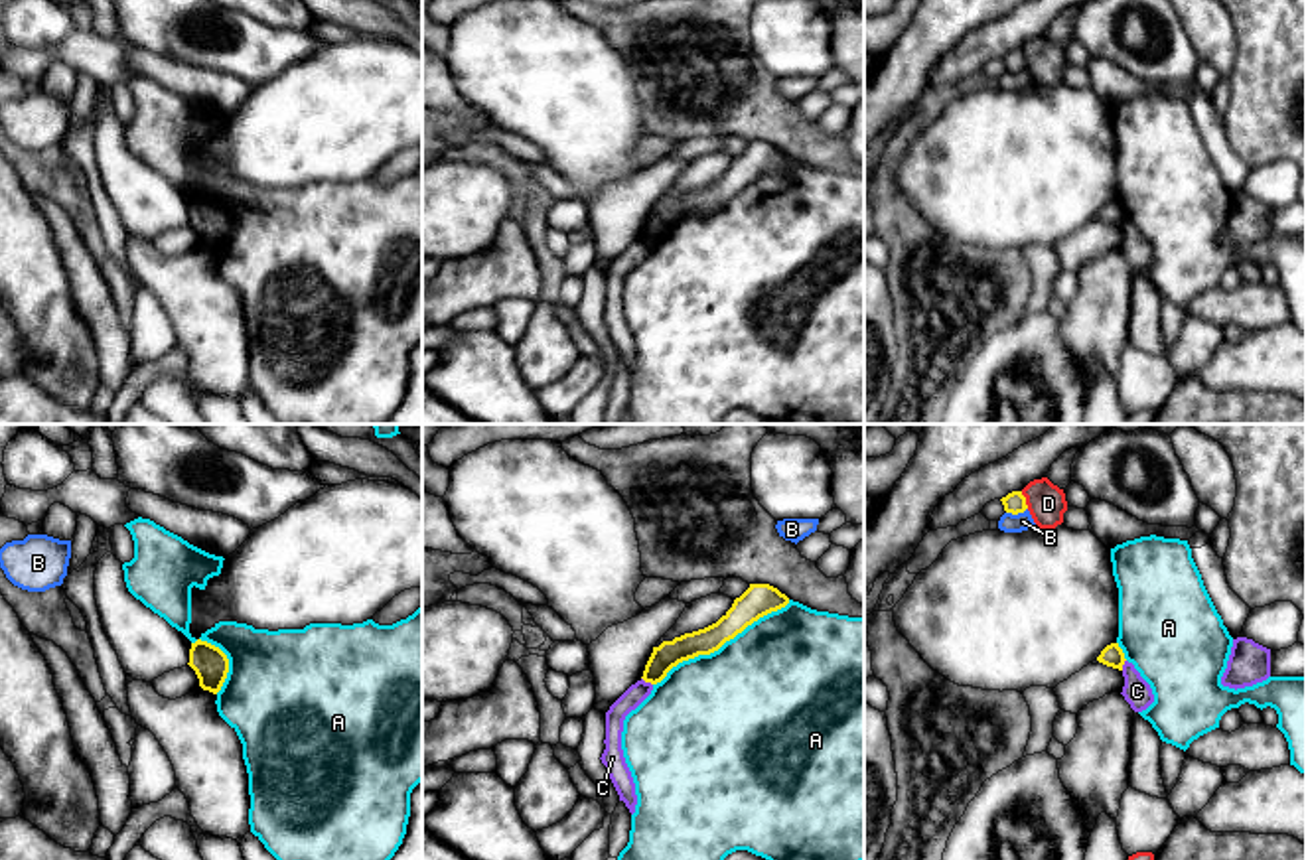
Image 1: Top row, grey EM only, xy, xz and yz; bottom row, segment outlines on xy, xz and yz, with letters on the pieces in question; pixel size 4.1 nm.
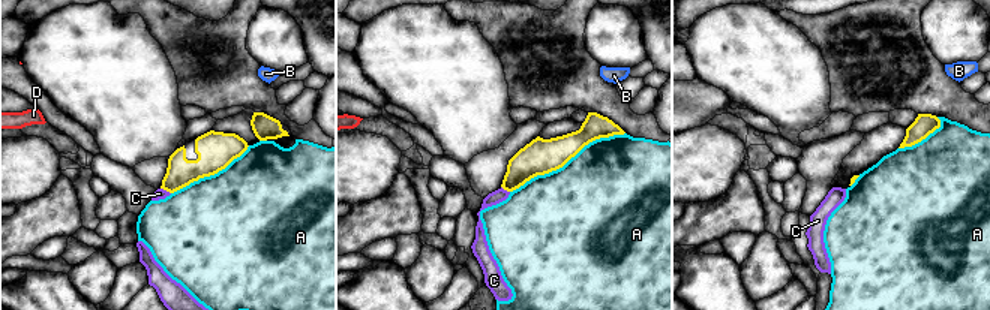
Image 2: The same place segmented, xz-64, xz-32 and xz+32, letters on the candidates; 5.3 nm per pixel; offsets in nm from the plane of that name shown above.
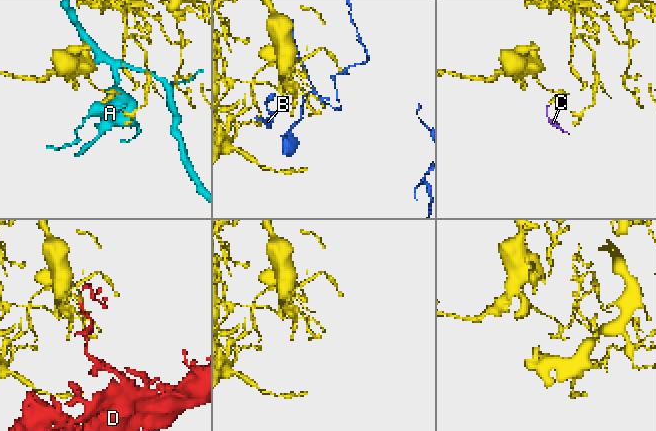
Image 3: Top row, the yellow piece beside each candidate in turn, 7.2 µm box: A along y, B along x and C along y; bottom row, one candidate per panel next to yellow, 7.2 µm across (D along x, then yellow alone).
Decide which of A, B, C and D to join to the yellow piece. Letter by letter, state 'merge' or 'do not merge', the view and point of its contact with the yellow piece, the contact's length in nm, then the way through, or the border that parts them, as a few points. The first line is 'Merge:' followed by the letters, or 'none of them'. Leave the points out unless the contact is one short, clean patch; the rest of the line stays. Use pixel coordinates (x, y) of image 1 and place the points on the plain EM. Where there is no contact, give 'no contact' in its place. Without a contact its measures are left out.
Merge: none of them
A: do not merge | xz (721, 204) | 650 nm
B: do not merge | yz (1016, 71) | 90 nm
C: do not merge | xz (648, 239) | 60 nm | along xz (642, 235), (652, 243)
D: do not merge | yz (1024, 58) | 80 nm | along yz (1020, 50), (1028, 66)

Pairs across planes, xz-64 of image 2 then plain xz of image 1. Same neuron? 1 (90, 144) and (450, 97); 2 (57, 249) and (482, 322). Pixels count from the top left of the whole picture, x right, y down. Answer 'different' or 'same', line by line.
1: same
2: same

